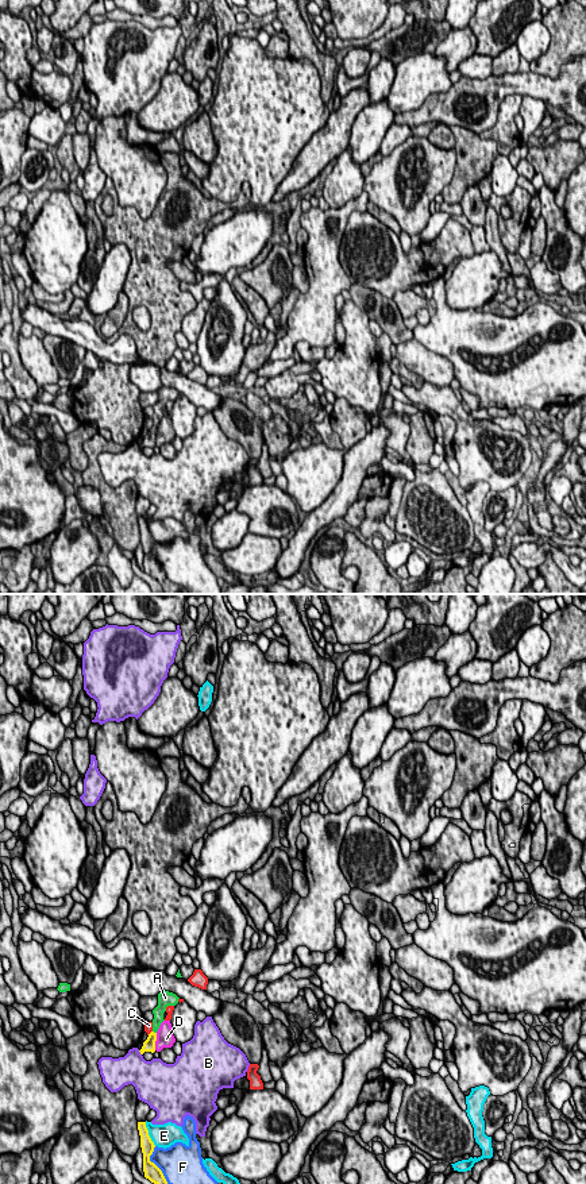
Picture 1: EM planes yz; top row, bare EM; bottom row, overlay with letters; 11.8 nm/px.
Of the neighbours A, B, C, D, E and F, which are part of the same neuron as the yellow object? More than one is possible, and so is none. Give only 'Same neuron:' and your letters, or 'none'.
Same neuron: A

